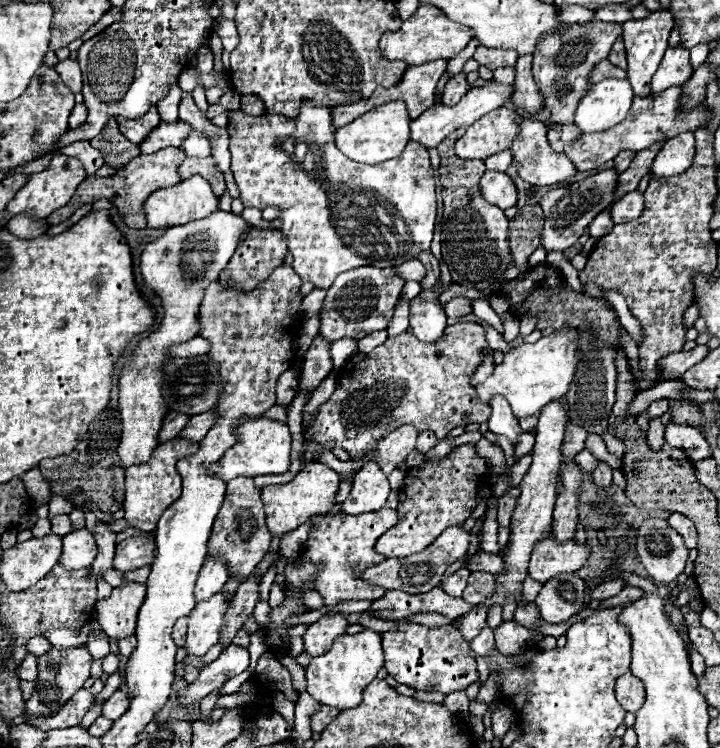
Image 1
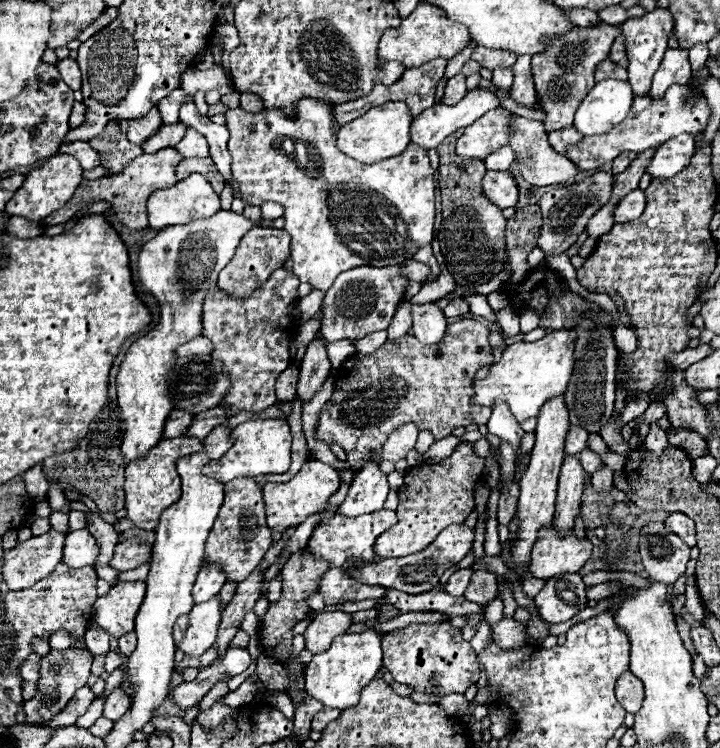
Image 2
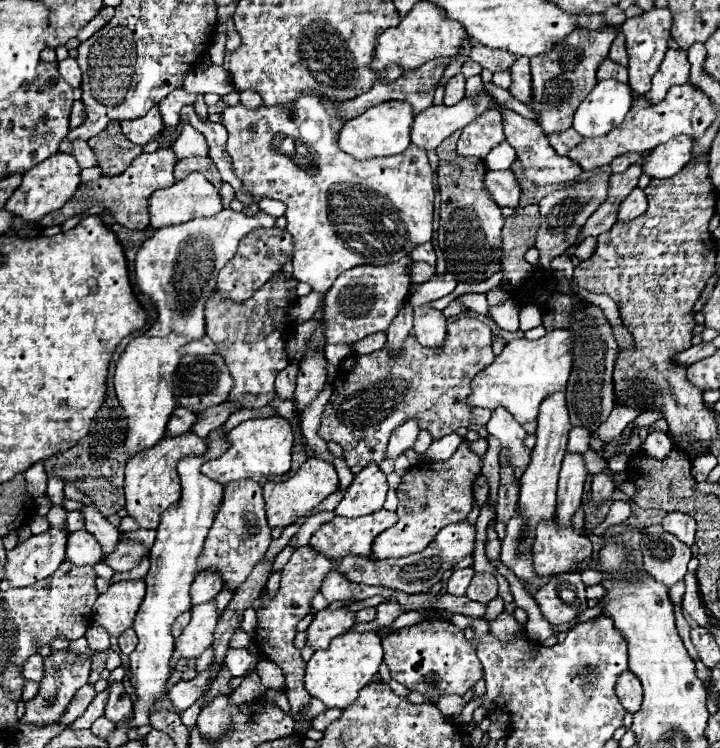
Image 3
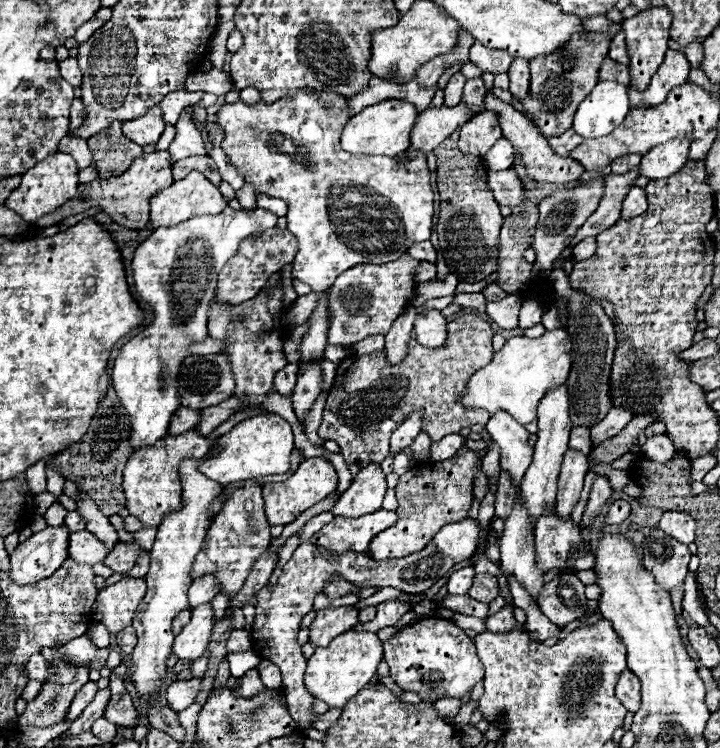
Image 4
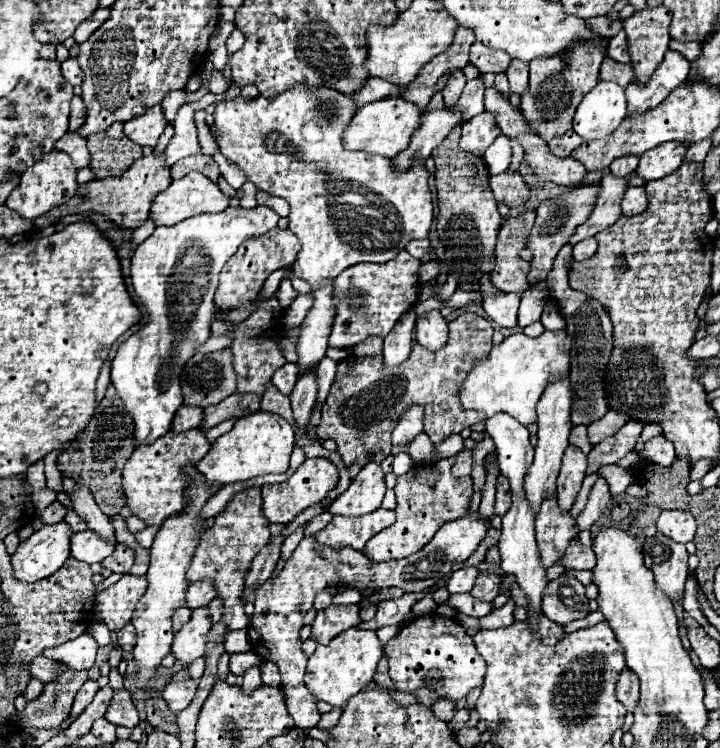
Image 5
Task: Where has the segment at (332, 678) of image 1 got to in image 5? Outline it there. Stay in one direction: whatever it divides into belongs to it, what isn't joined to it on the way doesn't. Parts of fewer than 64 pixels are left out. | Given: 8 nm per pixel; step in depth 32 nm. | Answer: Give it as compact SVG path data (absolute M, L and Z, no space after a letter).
M350 628L338 634L328 646L316 646L316 652L308 658L304 682L318 700L324 700L334 708L344 708L354 694L358 694L372 682L380 658L382 658L382 644L376 632Z

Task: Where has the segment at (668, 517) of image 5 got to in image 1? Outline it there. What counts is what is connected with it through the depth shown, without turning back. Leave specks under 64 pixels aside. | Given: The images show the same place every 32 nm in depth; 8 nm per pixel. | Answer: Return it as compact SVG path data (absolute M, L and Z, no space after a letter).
M674 512L674 514L668 518L668 522L670 522L670 526L672 526L674 530L678 530L678 534L684 538L684 542L686 542L686 546L688 546L690 550L696 548L696 530L694 530L694 524L692 524L684 514Z

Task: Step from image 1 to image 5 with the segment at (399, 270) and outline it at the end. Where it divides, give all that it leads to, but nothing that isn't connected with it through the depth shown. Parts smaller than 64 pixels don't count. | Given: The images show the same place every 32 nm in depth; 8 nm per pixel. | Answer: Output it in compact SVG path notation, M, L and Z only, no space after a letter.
M426 262L426 264L422 264L422 266L418 268L418 276L420 276L422 282L426 282L426 280L430 280L430 278L436 278L438 272L440 272L438 262Z

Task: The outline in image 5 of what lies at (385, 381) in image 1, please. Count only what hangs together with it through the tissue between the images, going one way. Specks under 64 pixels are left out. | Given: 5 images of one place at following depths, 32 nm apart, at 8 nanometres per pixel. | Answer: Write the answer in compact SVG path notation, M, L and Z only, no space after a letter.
M462 314L448 324L450 334L442 350L426 350L412 342L412 352L400 366L384 366L382 356L348 356L338 362L338 372L330 396L322 408L322 422L318 426L320 440L334 440L338 452L354 478L366 464L380 464L390 454L390 434L400 416L414 404L424 408L424 432L432 442L442 442L446 436L460 434L462 428L486 422L486 414L478 410L464 410L460 406L460 388L476 362L486 358L492 350L494 328L488 320L476 314Z

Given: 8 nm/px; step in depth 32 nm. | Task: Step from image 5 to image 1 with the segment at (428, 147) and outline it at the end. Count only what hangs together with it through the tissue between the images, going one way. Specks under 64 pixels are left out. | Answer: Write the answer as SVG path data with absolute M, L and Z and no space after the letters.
M488 80L484 86L476 86L476 88L470 88L468 94L462 98L462 102L458 102L458 106L442 106L442 104L434 104L430 110L422 112L416 120L410 122L410 134L412 134L412 140L426 146L426 148L436 148L450 132L454 132L456 128L460 126L470 126L474 120L482 118L484 114L488 114L490 110L496 110L496 108L502 108L510 98L512 98L512 92L514 92L514 84L500 84L496 80Z

